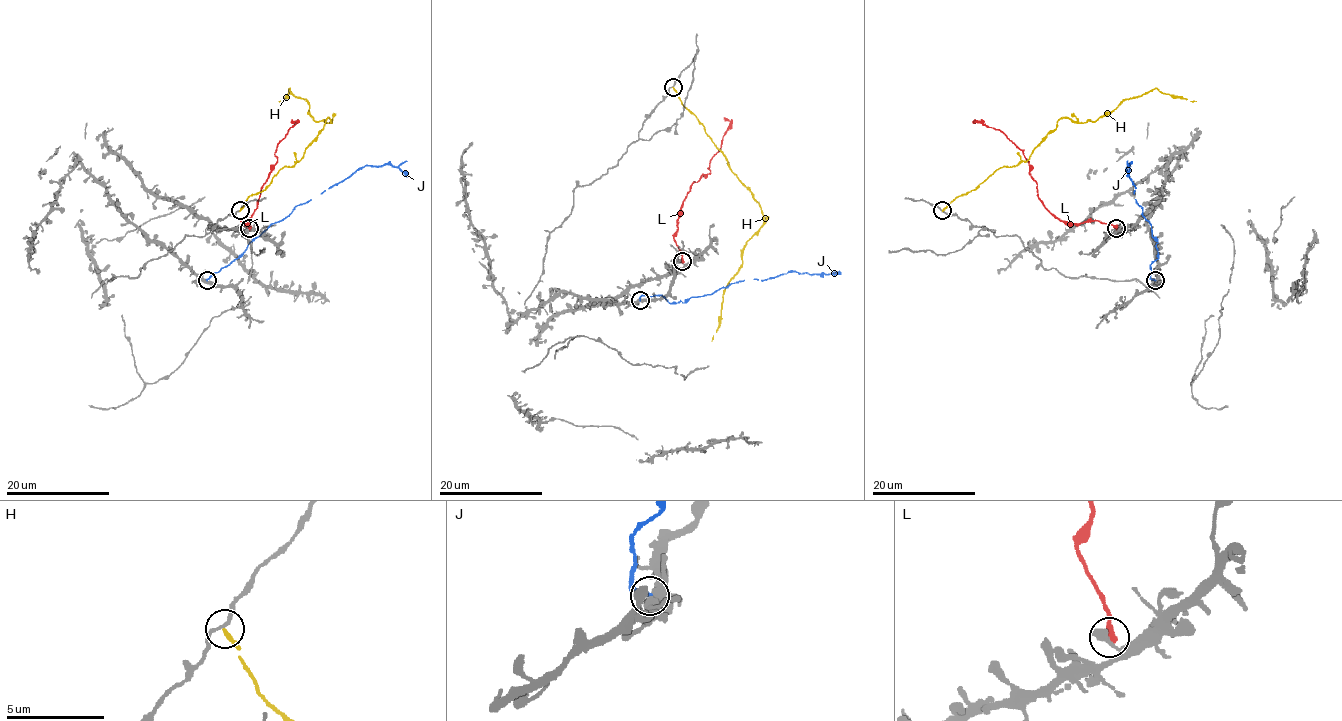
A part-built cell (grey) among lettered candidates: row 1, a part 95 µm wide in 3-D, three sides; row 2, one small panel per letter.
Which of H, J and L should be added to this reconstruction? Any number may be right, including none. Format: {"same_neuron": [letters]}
{"same_neuron": []}

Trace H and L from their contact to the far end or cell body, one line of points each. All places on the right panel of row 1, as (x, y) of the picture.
H: (942, 210), (997, 169), (1025, 161), (1063, 118), (1095, 121), (1125, 100), (1154, 88), (1196, 101)
L: (1116, 227), (1093, 221), (1073, 223), (1056, 218), (1040, 199), (1023, 152), (1004, 133), (973, 123)

